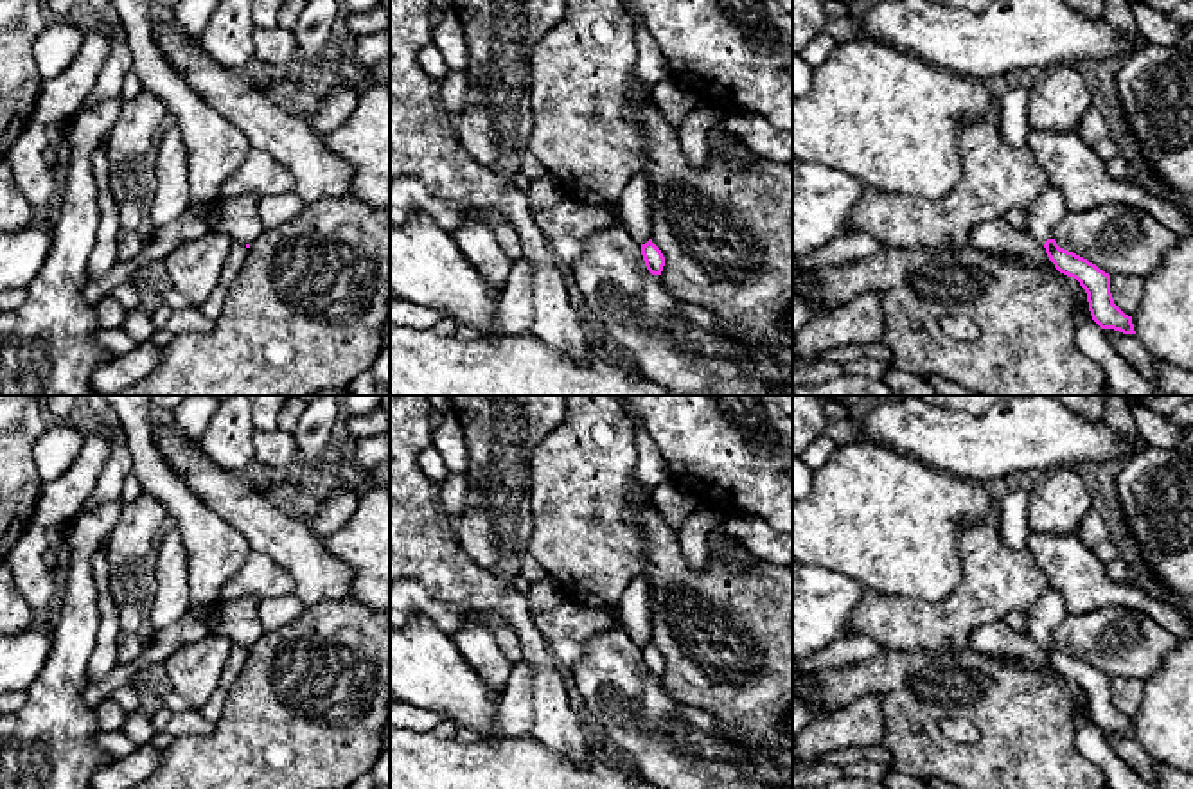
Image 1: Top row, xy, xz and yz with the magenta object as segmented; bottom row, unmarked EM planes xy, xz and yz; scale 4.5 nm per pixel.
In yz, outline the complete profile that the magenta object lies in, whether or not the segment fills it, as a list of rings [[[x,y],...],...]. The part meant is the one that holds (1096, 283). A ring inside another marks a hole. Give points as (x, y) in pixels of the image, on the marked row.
[[[1047,185],[1026,212],[1026,232],[1046,248],[1049,261],[1060,273],[1080,282],[1080,286],[1087,293],[1092,320],[1101,329],[1114,329],[1123,334],[1136,334],[1132,316],[1125,315],[1114,304],[1110,293],[1110,275],[1087,259],[1060,248],[1053,239],[1056,225],[1067,214],[1065,199],[1060,189],[1056,189],[1055,185]]]

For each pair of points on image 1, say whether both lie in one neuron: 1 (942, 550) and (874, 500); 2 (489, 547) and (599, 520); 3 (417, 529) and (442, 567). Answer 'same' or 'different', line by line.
1: same
2: different
3: same

